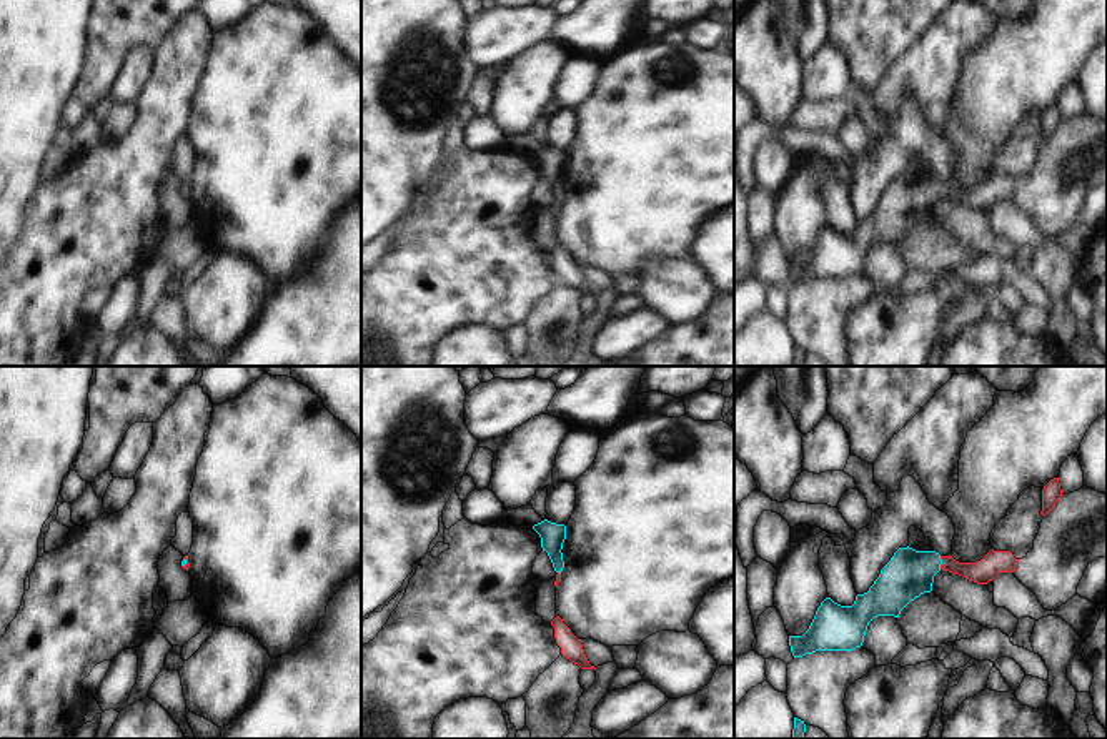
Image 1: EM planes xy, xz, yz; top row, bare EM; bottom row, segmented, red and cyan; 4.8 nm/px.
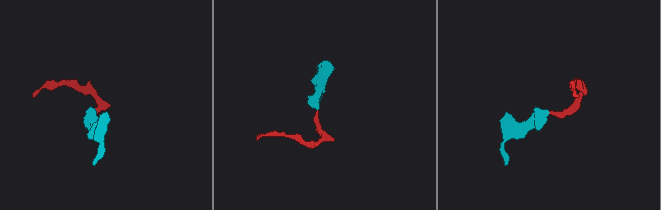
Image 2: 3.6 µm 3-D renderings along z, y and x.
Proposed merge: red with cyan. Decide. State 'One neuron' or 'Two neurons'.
One neuron.

